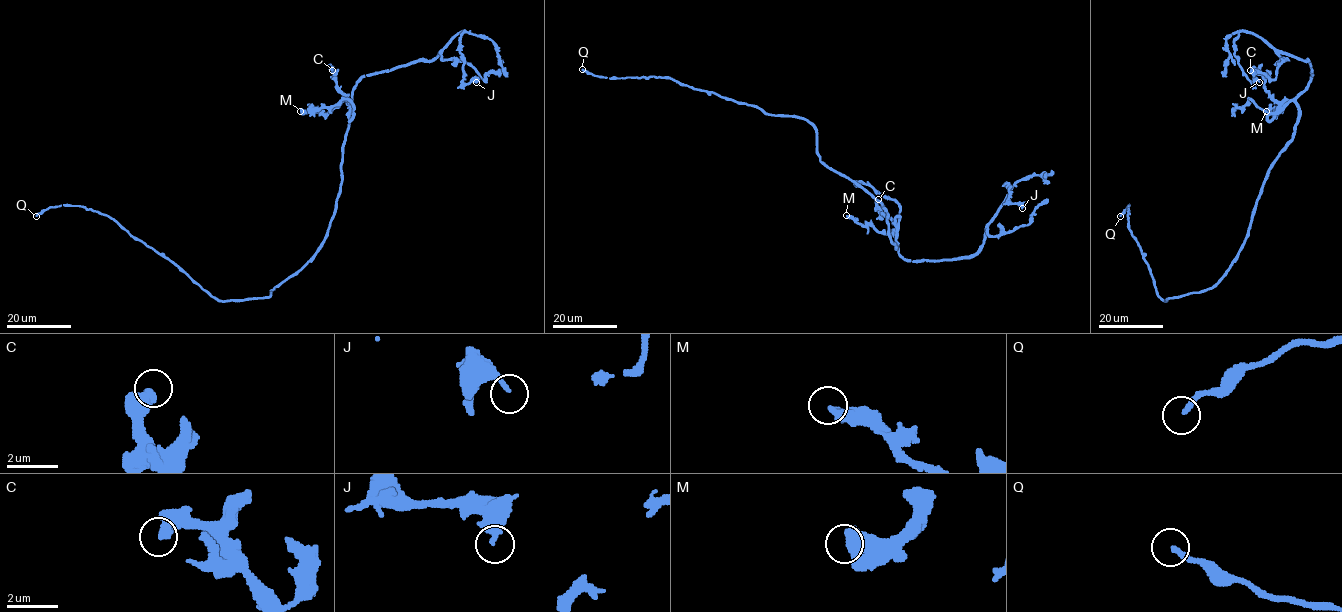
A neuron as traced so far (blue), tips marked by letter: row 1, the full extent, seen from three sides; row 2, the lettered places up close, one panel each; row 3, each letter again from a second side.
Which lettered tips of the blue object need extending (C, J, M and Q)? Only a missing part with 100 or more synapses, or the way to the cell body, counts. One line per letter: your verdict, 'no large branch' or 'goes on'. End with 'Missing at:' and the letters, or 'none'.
C: no large branch
J: no large branch
M: no large branch
Q: no large branch
Missing at: none

